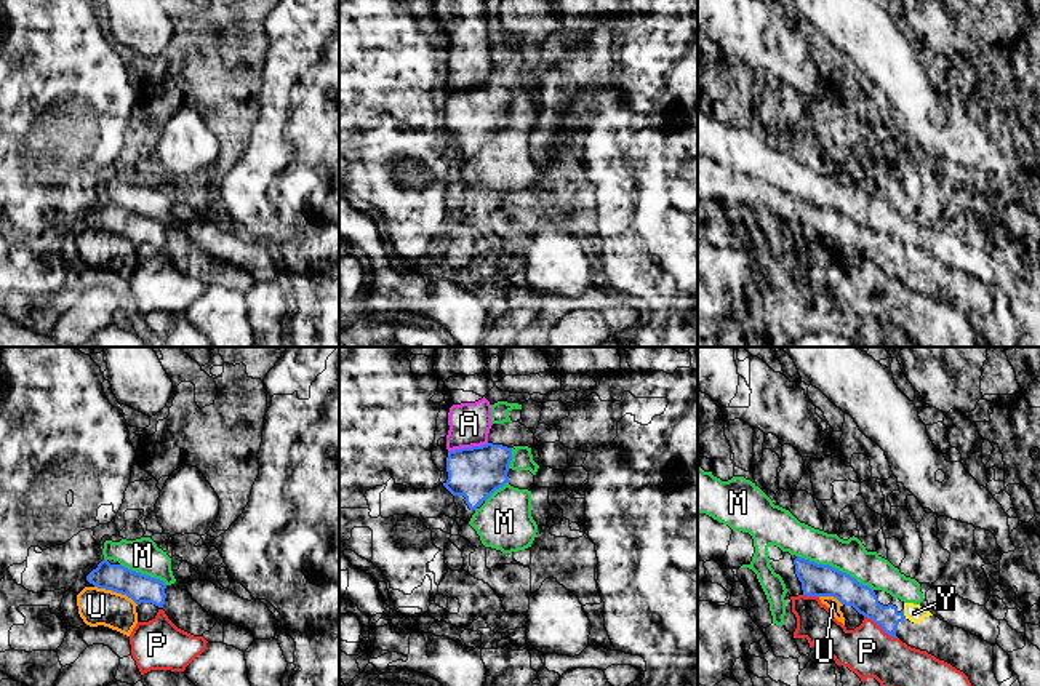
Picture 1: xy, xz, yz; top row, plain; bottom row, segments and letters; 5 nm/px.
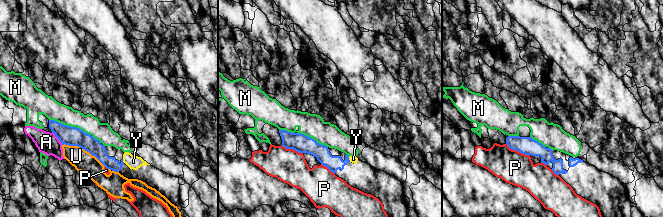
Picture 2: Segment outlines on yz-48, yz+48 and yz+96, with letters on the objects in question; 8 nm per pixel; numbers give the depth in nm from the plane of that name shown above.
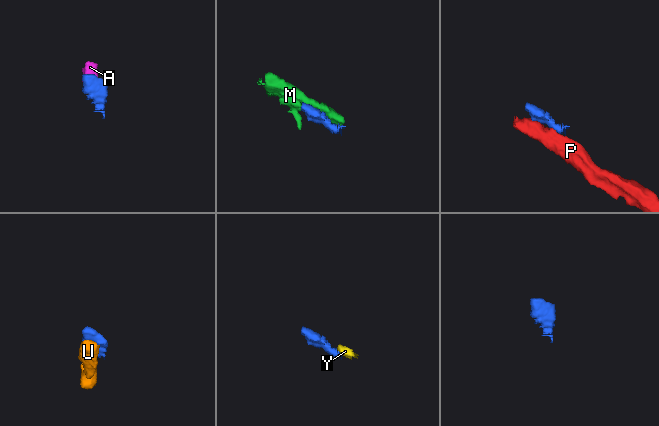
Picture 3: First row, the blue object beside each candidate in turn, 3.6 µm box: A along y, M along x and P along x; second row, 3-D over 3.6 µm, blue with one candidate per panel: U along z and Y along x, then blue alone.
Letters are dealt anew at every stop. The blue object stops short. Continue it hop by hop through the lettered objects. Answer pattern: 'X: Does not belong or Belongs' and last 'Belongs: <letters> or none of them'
A: Does not belong
M: Does not belong
P: Does not belong
U: Does not belong
Y: Belongs
Belongs: Y

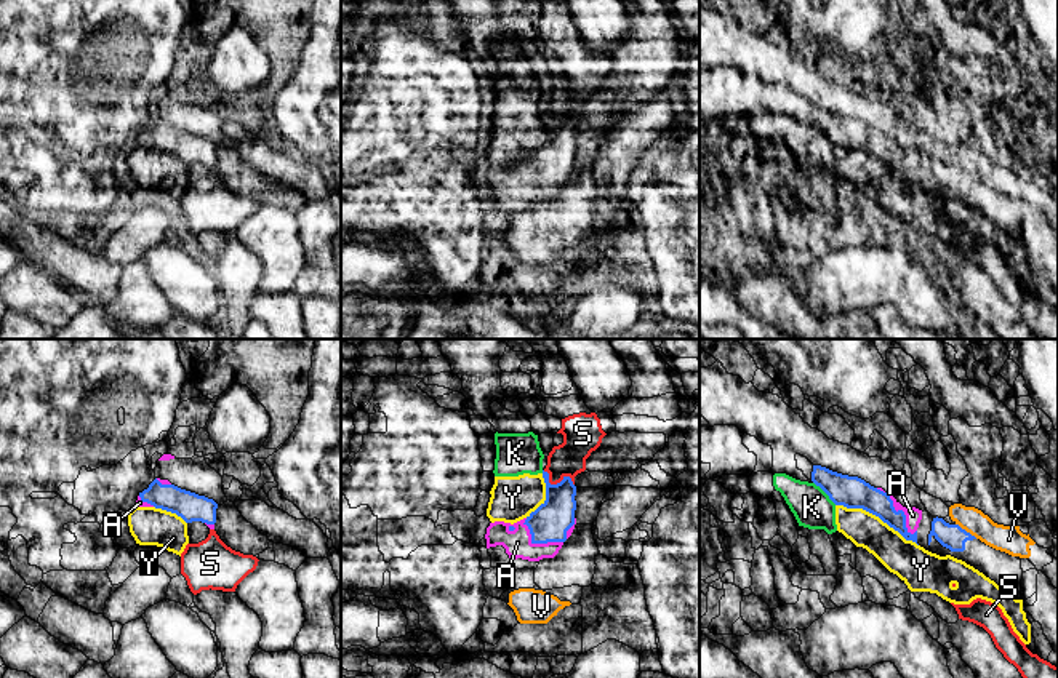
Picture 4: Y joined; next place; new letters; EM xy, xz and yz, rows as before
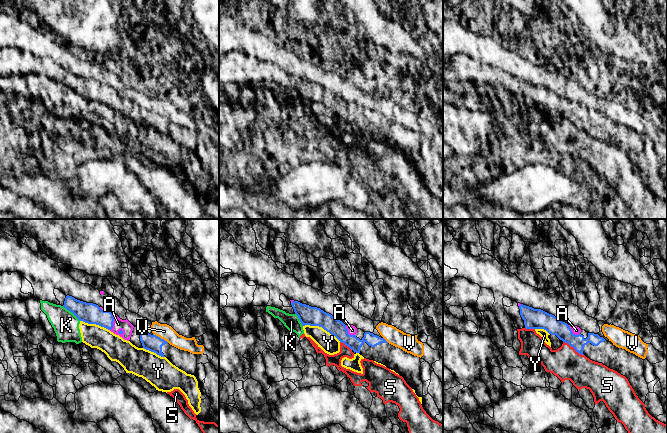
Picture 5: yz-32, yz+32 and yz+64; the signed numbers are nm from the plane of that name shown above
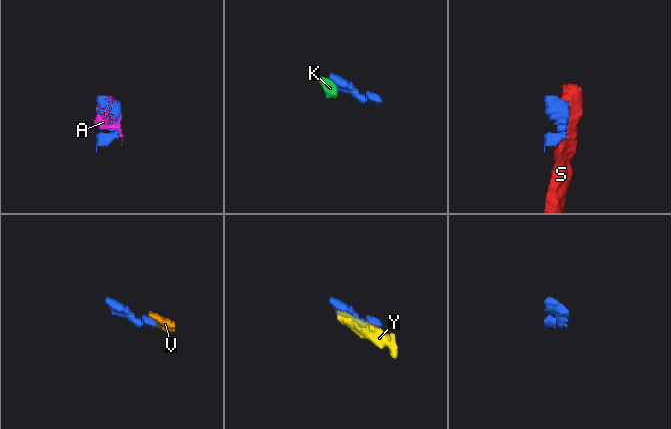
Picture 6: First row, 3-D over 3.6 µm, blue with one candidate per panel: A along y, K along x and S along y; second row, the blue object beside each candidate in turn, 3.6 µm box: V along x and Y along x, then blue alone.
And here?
A: Belongs
K: Does not belong
S: Does not belong
V: Does not belong
Y: Does not belong
Belongs: A

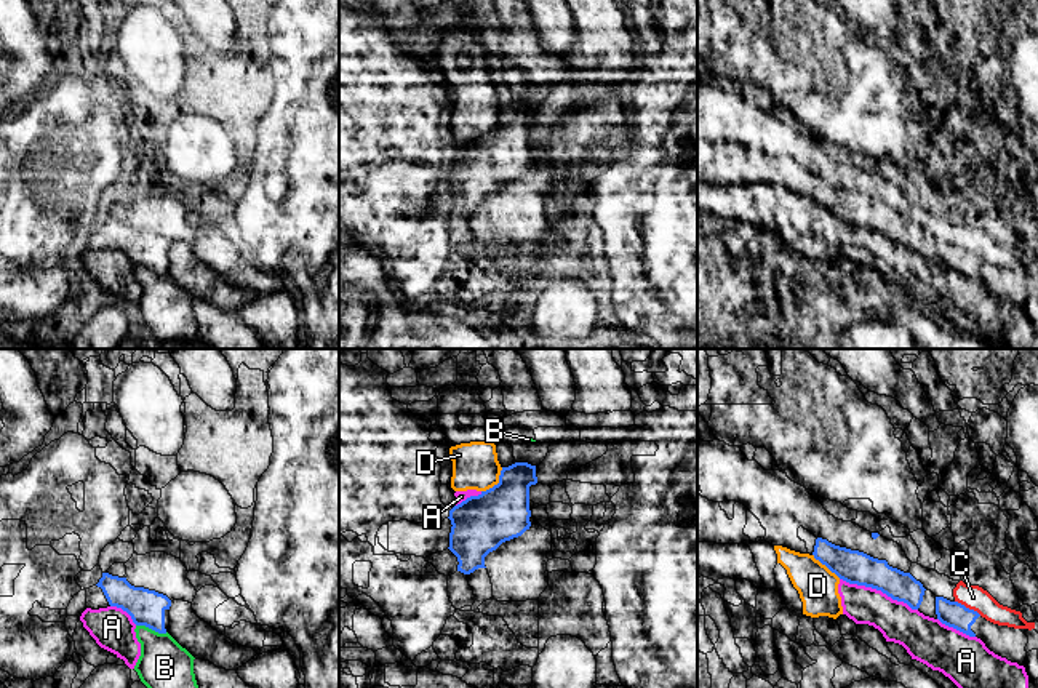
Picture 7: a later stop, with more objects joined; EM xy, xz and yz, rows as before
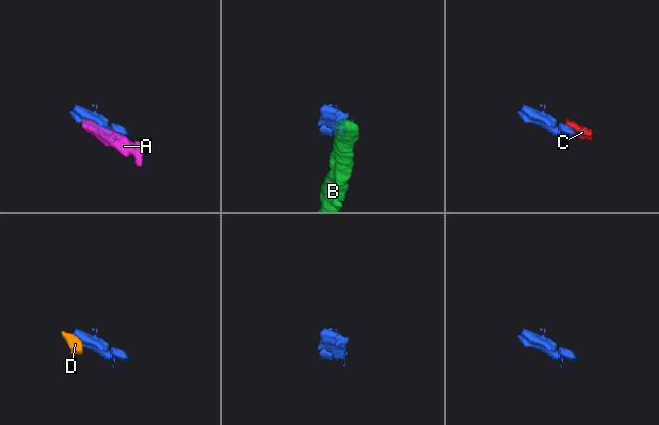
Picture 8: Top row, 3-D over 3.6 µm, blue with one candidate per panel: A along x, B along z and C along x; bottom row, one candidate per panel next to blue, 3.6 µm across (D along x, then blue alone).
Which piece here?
A: Does not belong
B: Does not belong
C: Does not belong
D: Does not belong
Belongs: none of them

